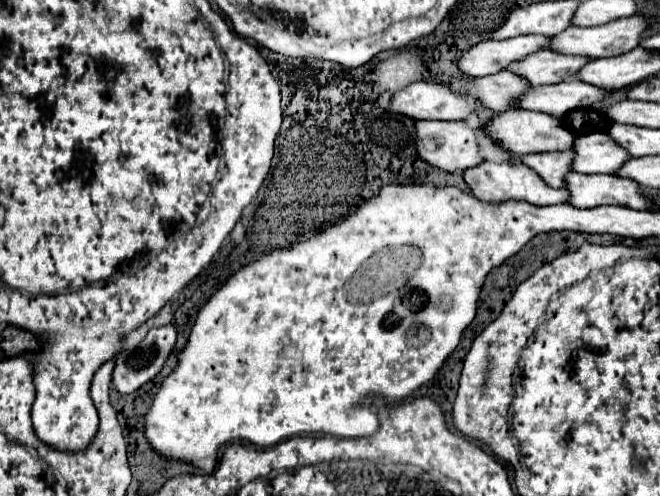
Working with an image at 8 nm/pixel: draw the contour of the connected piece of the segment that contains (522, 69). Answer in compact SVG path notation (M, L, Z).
M539 51L533 53L529 57L525 57L519 63L511 63L509 69L515 71L517 75L523 75L533 87L537 85L549 85L549 83L559 83L565 81L567 77L575 77L575 71L579 71L579 67L585 67L587 63L591 63L593 59L583 59L583 55L559 55L557 51Z

